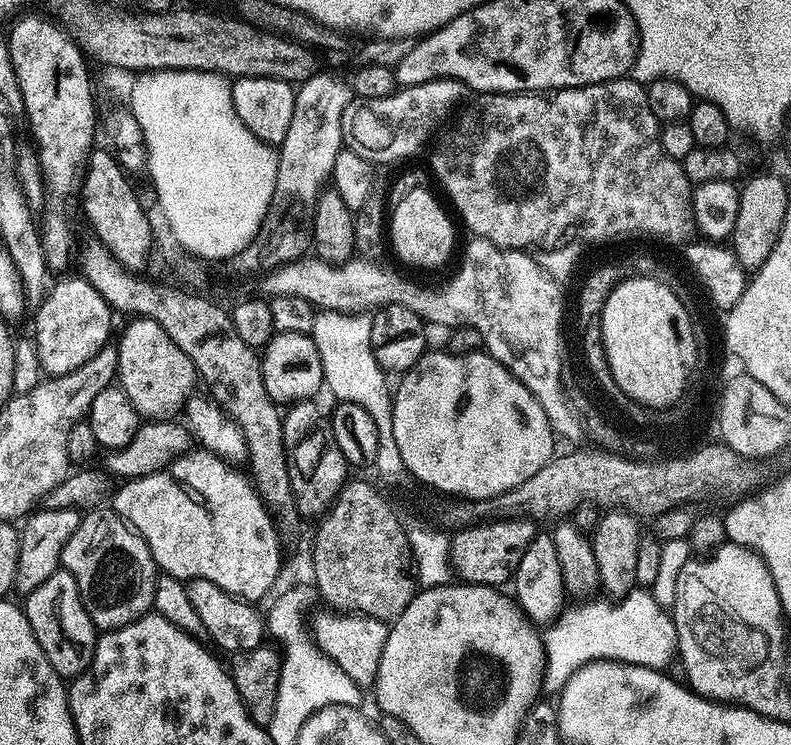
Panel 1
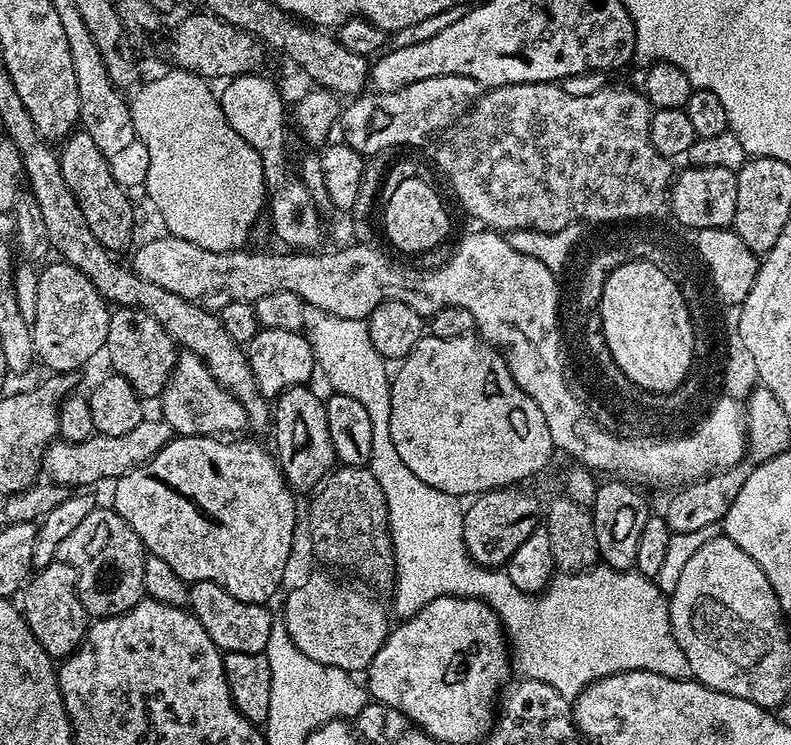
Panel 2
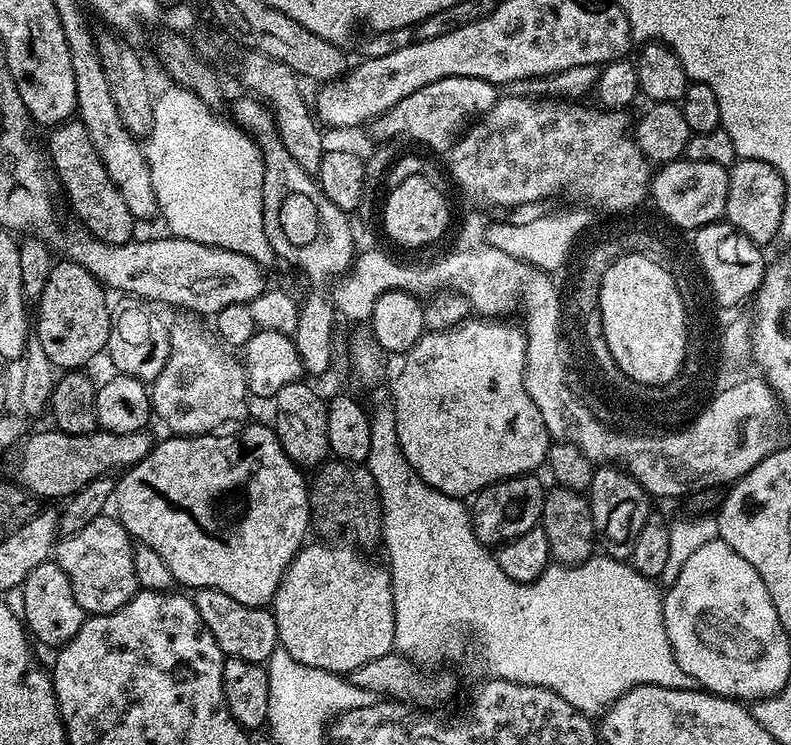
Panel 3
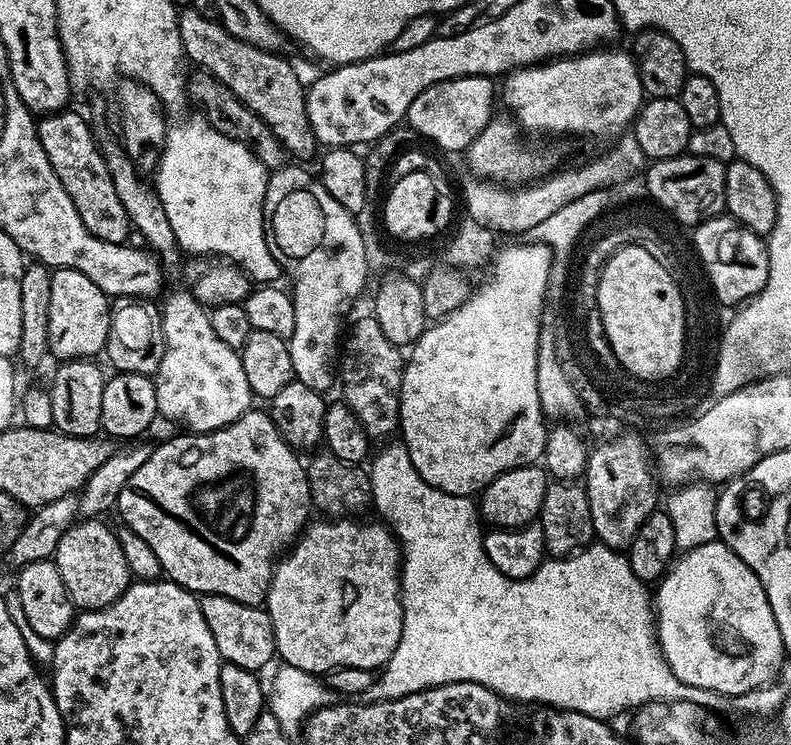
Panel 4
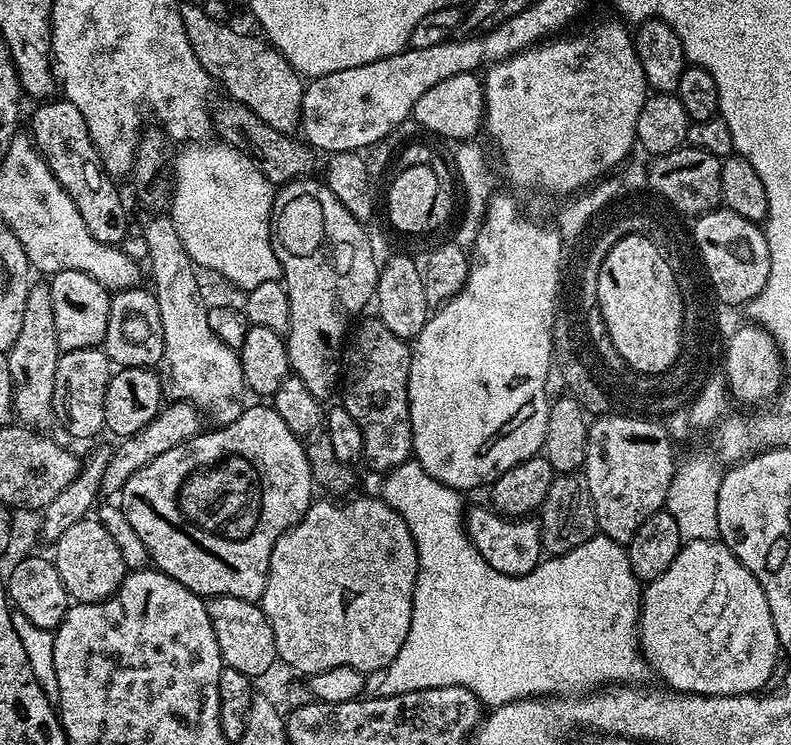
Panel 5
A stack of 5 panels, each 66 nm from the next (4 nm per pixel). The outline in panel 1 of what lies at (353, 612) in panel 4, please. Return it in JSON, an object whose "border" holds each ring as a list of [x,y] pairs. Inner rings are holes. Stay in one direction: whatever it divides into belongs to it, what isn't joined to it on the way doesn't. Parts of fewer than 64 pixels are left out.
{"border":[[[323,610],[310,620],[310,636],[323,656],[328,656],[354,682],[361,686],[372,686],[376,683],[378,662],[382,658],[382,646],[386,646],[389,625],[383,620],[369,616],[349,614],[339,610]]]}

